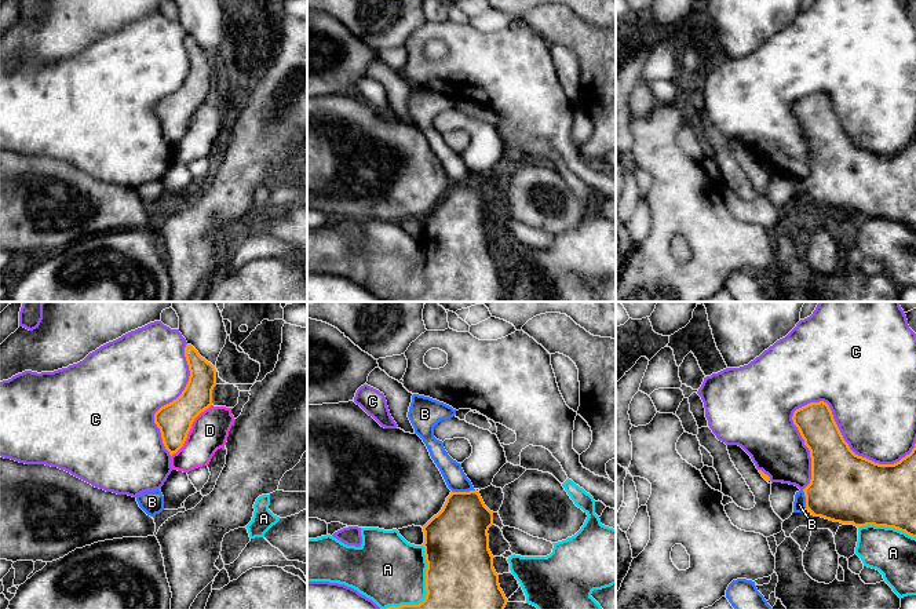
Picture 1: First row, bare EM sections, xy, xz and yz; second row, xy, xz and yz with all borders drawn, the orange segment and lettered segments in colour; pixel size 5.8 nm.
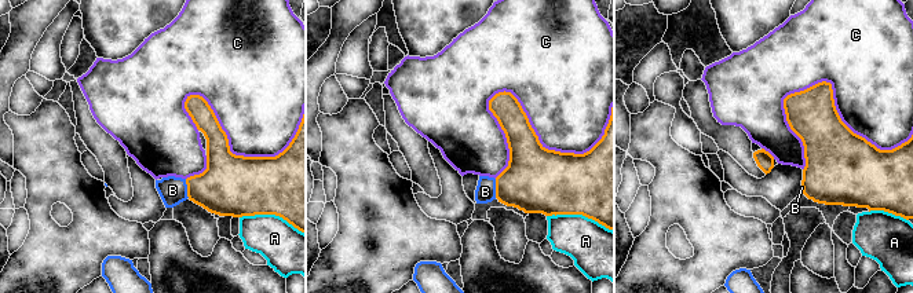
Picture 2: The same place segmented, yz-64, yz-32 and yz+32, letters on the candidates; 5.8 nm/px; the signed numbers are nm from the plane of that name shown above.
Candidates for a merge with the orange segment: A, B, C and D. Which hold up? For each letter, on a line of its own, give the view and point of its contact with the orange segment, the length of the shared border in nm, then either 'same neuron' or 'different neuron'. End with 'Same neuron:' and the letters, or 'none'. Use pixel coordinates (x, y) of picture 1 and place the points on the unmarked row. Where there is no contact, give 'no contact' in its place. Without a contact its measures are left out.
A: xz (427, 284) | 440 nm | different neuron
B: xz (463, 183) | 140 nm | different neuron
C: yz (843, 131) | 750 nm | different neuron
D: xy (189, 121) | 400 nm | different neuron
Same neuron: none

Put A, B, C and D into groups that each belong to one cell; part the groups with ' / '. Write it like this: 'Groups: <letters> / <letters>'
Groups: A / B / C / D

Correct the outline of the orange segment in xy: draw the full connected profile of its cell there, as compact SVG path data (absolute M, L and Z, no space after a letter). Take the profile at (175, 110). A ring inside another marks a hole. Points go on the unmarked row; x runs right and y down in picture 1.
M186 36L185 48L190 62L185 81L154 105L154 114L171 147L183 138L194 110L212 96L212 81L216 77L215 58L191 36Z

